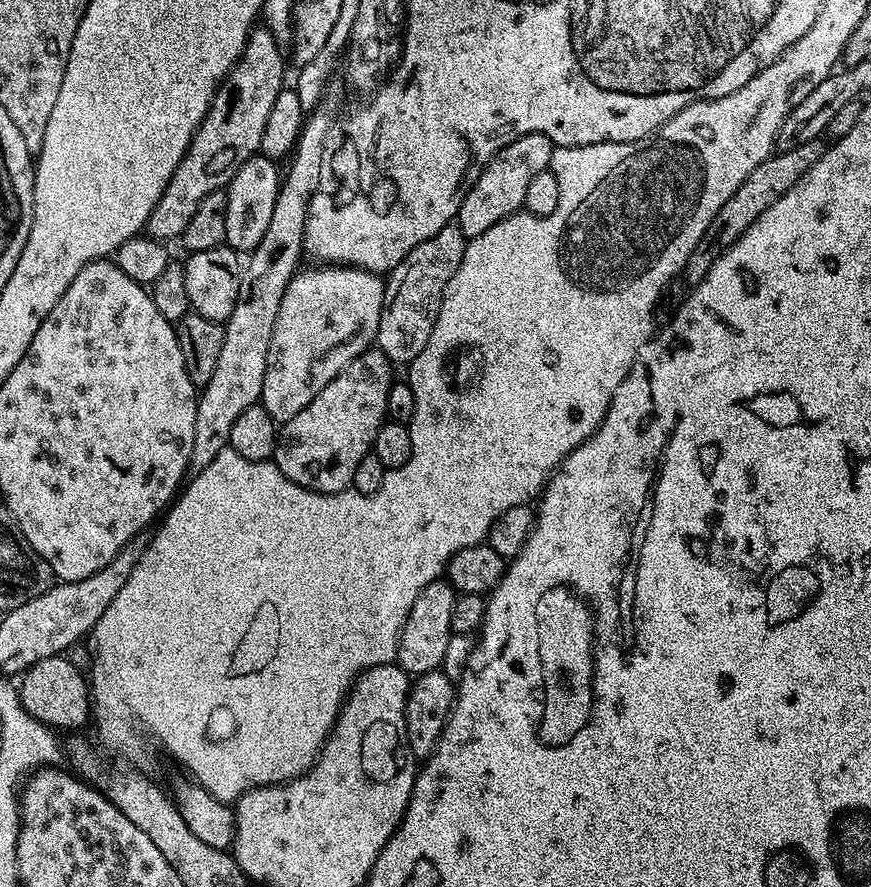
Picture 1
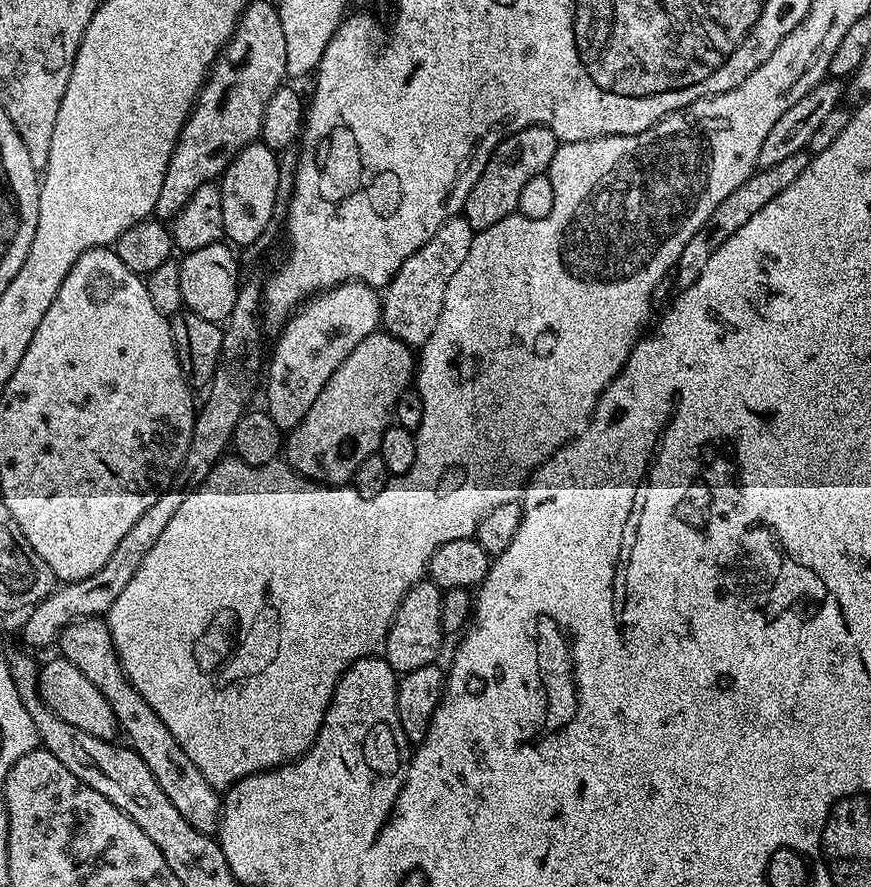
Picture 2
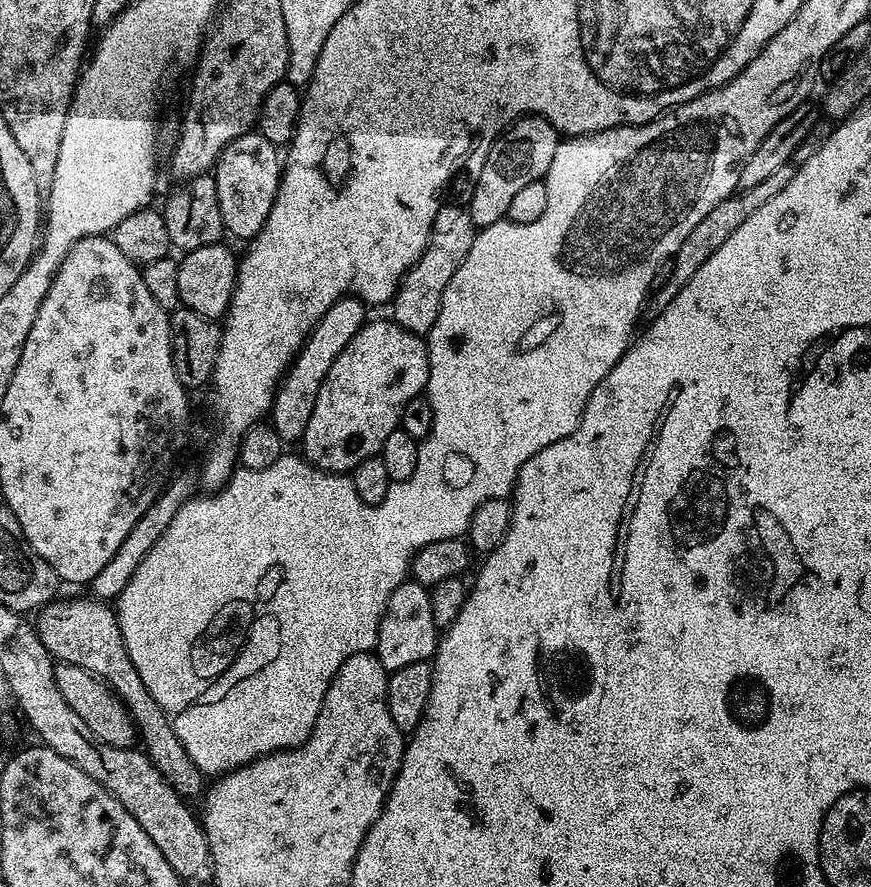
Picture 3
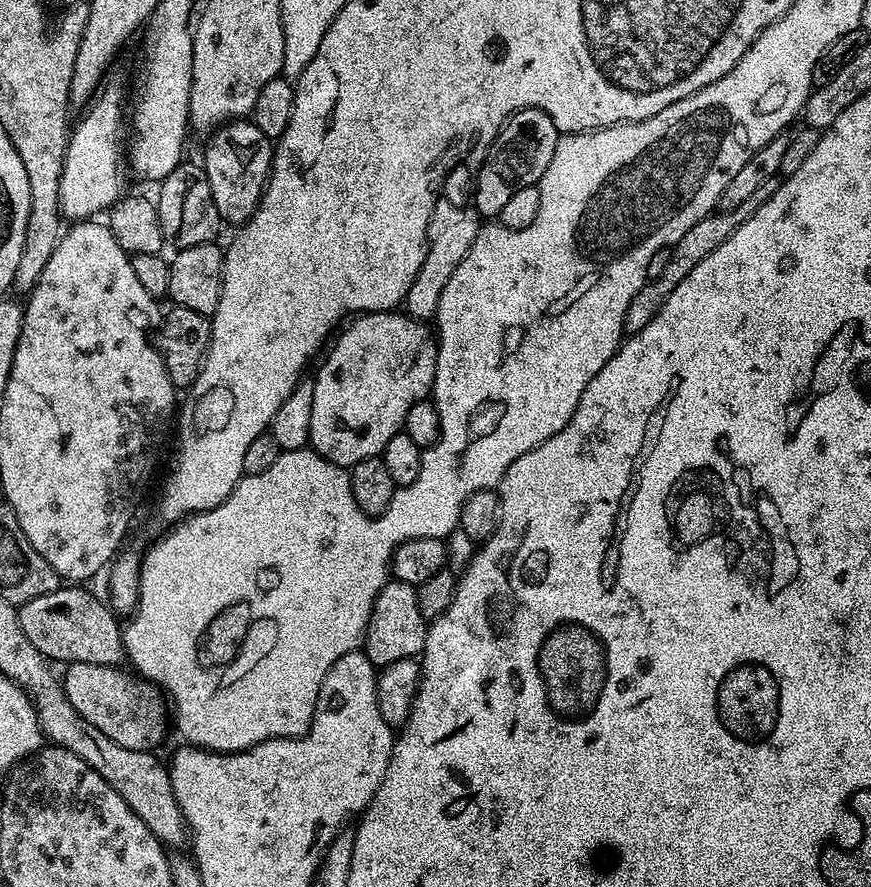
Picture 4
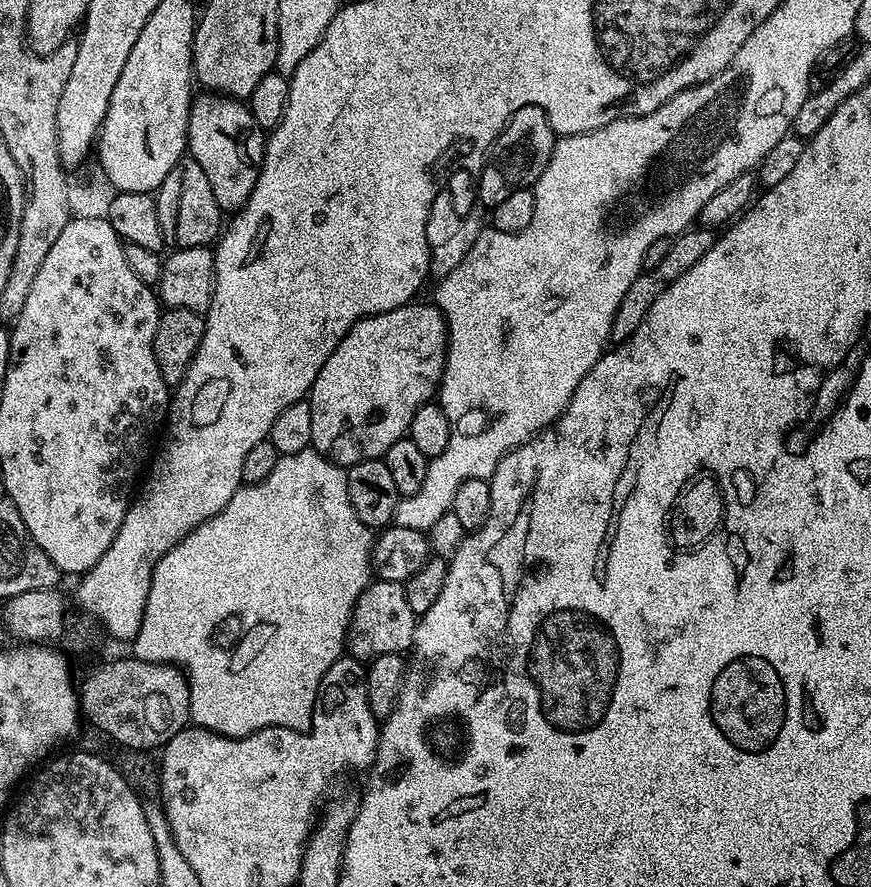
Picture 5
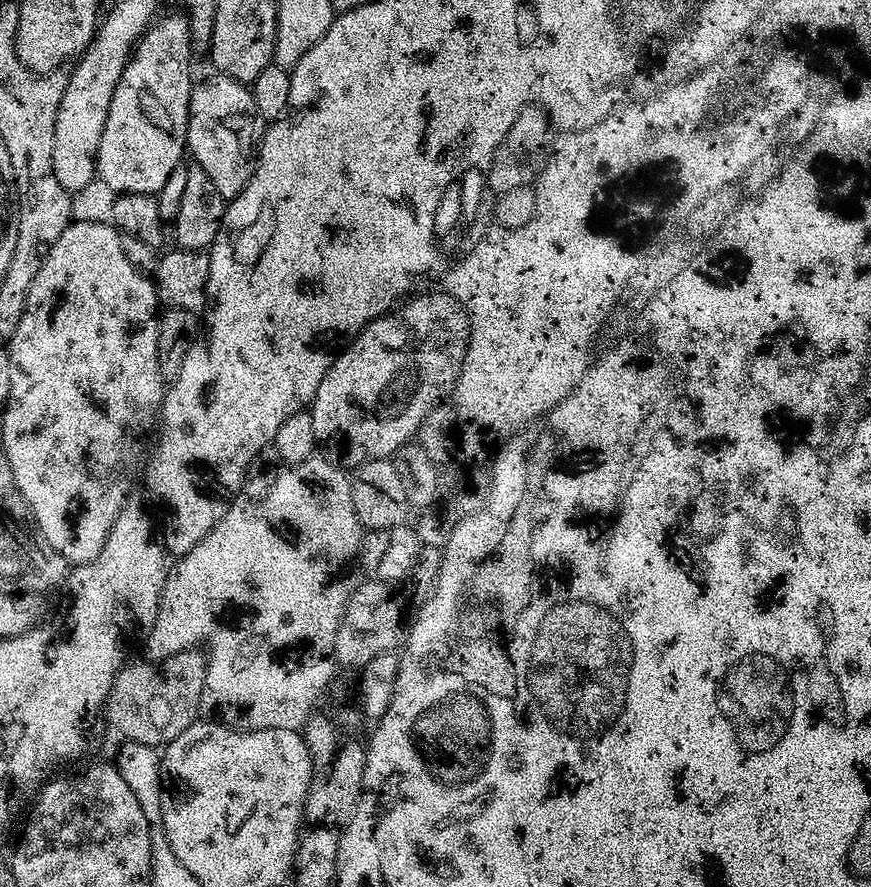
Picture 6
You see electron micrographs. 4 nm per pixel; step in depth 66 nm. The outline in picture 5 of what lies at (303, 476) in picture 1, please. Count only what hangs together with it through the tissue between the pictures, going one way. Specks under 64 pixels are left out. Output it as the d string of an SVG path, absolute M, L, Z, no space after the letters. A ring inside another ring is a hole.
M413 302L382 314L364 316L338 342L334 354L318 374L310 393L311 447L327 460L351 466L363 460L383 458L394 442L405 439L408 427L420 408L440 391L444 363L448 357L448 322L435 303Z

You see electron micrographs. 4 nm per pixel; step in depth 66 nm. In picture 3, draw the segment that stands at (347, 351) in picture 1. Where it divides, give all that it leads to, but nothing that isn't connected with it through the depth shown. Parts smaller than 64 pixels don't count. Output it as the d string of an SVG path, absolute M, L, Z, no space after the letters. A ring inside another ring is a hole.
M345 298L334 302L334 306L330 306L326 314L322 314L322 318L314 326L308 339L293 356L279 388L276 389L270 413L272 428L280 435L281 440L299 441L303 437L306 426L310 422L310 414L314 414L314 402L318 398L318 390L322 390L322 382L330 366L334 366L334 358L342 354L346 342L350 342L350 338L354 338L354 334L358 334L358 330L366 322L364 311L366 305L359 298Z

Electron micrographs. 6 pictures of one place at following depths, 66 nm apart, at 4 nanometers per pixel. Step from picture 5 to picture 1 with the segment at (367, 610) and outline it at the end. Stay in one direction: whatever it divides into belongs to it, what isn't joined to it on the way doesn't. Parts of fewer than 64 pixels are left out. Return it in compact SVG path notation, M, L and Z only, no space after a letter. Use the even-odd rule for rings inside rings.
M438 578L430 582L410 606L410 614L402 626L402 634L398 638L398 650L395 663L400 665L402 671L409 677L415 678L427 672L437 671L440 664L448 656L448 647L454 641L452 631L452 615L456 605L457 591L448 583L447 579Z

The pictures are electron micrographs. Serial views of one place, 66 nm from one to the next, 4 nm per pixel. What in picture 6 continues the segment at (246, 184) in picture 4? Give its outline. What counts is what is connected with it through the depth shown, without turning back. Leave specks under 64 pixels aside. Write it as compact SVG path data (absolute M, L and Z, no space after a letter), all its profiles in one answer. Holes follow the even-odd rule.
M211 74L204 81L193 83L188 107L187 151L191 159L210 177L225 201L234 199L250 182L256 169L262 121L249 85L229 76Z

